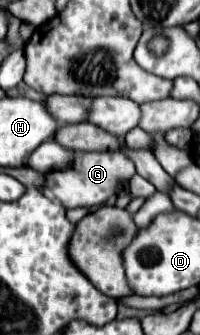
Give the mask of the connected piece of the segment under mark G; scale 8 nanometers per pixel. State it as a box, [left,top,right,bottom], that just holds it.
[44,150,134,208]

